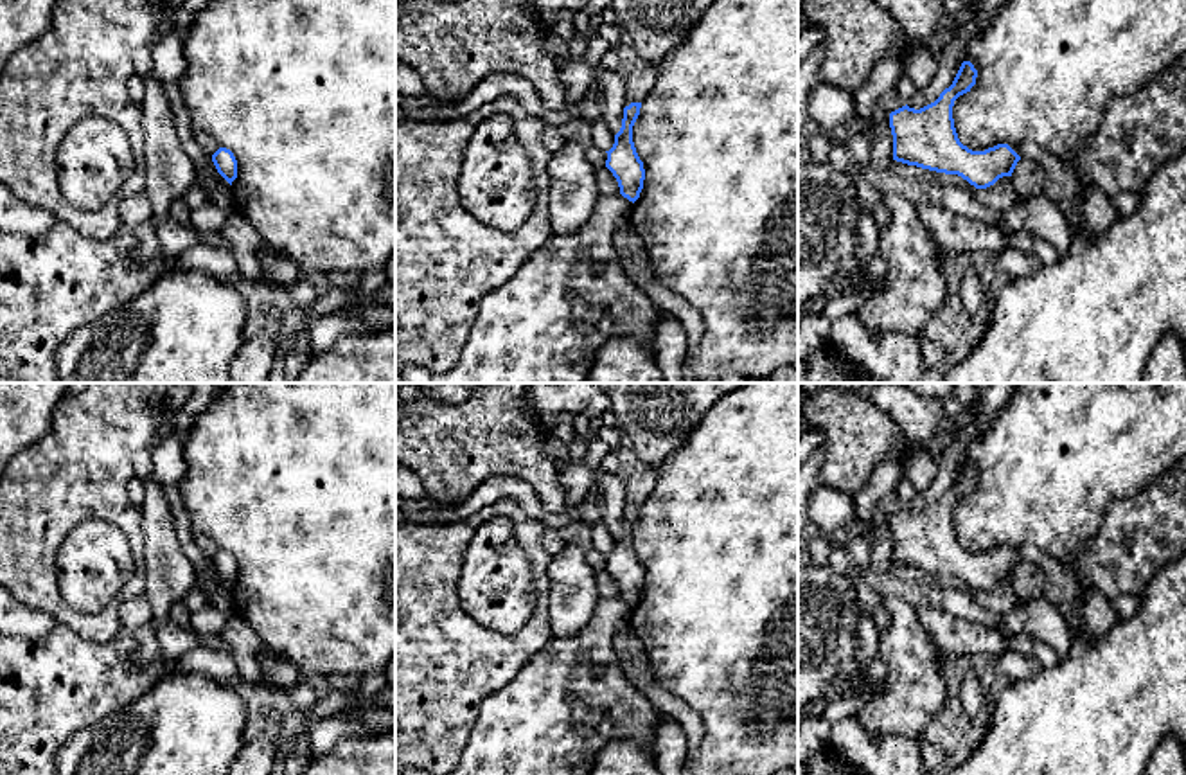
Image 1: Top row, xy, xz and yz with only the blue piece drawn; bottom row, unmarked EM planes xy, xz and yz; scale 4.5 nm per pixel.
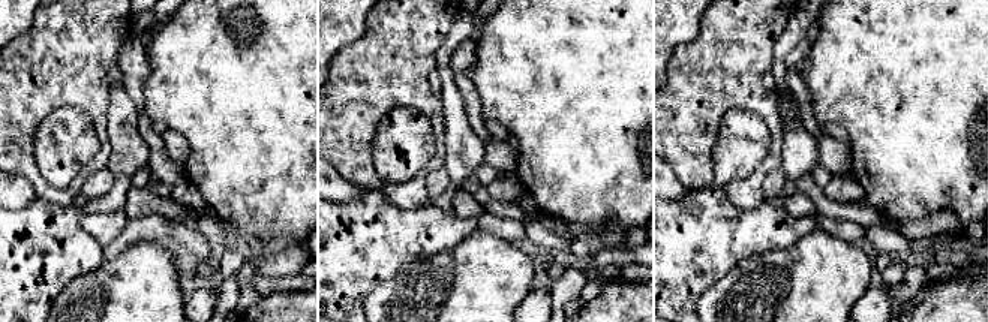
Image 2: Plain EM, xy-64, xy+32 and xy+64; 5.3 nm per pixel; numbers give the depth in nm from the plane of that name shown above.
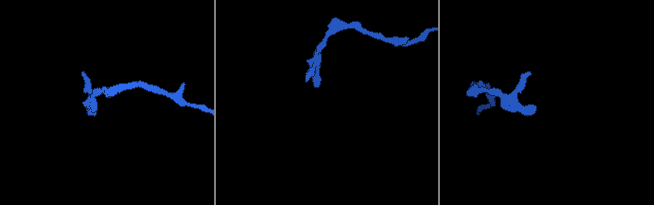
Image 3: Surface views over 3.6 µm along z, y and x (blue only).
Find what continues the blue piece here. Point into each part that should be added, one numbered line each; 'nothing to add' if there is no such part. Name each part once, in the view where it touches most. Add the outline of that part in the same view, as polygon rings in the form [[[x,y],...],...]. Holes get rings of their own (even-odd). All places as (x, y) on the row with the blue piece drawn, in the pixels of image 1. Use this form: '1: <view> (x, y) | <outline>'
nothing to add

